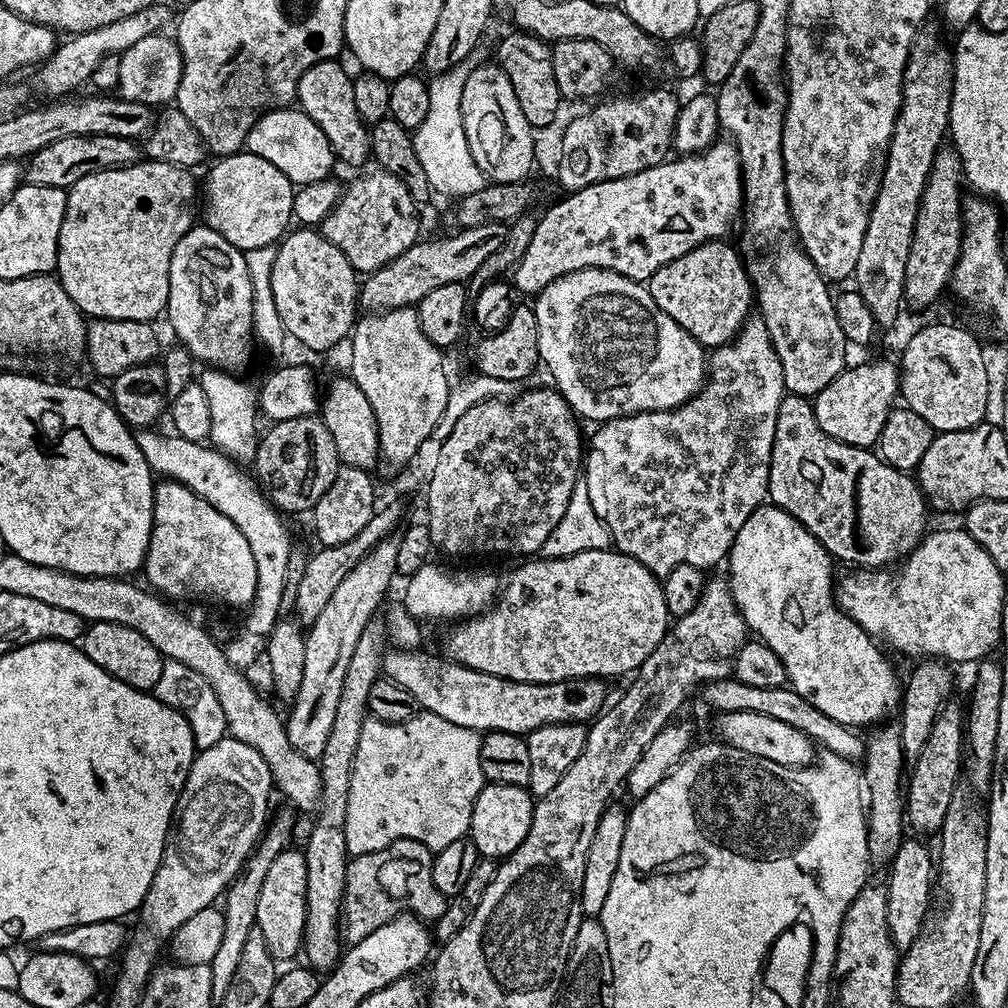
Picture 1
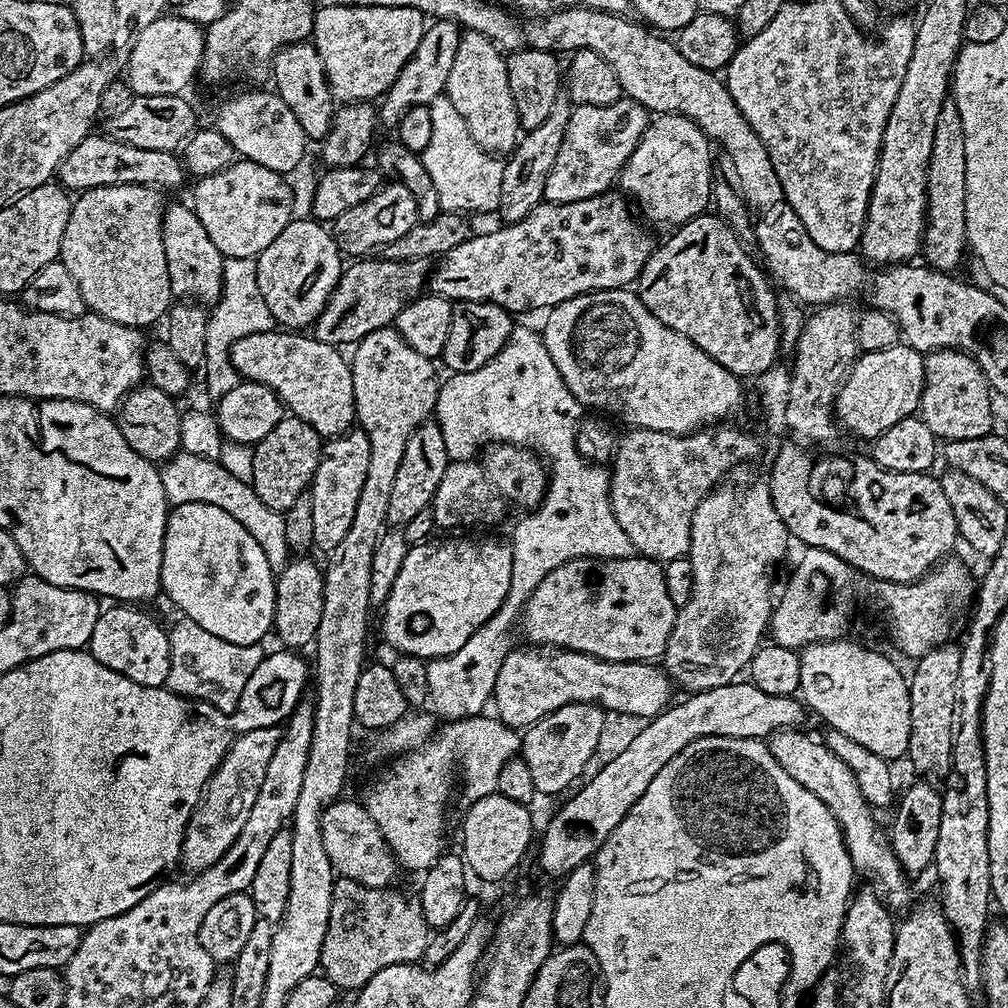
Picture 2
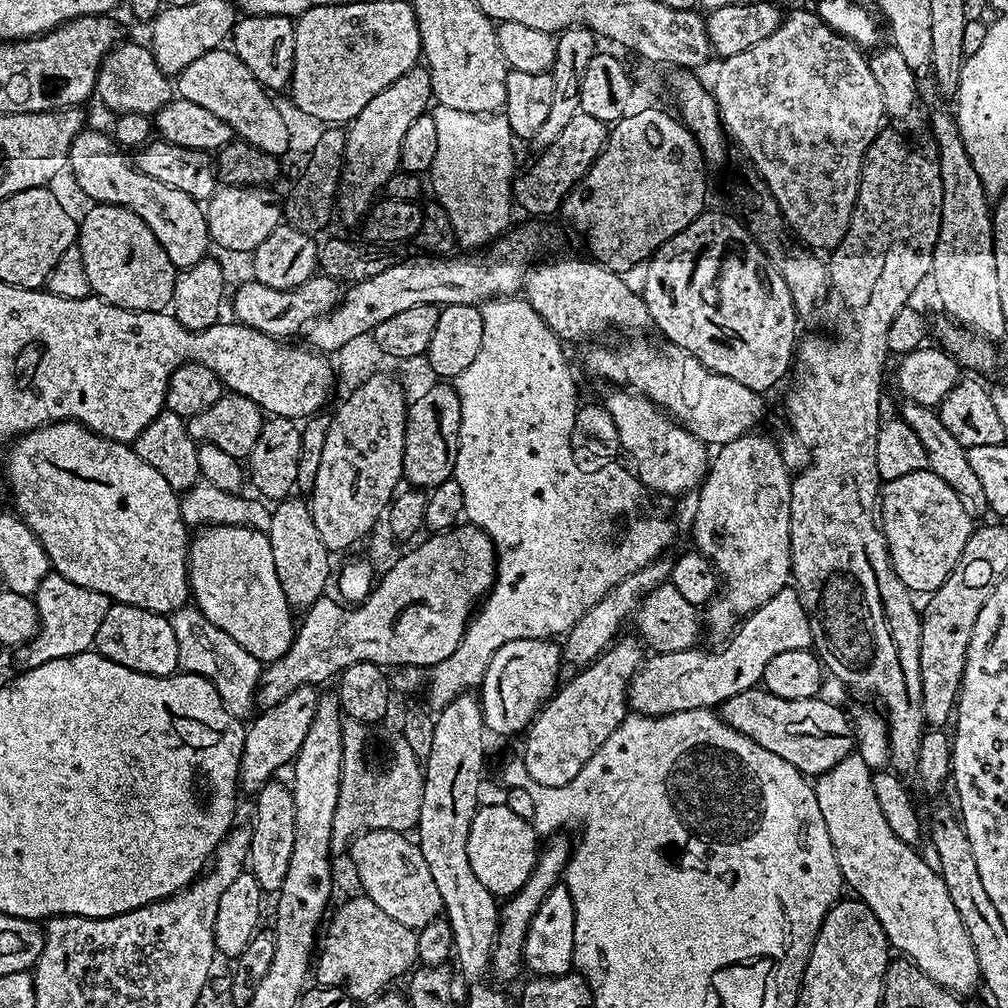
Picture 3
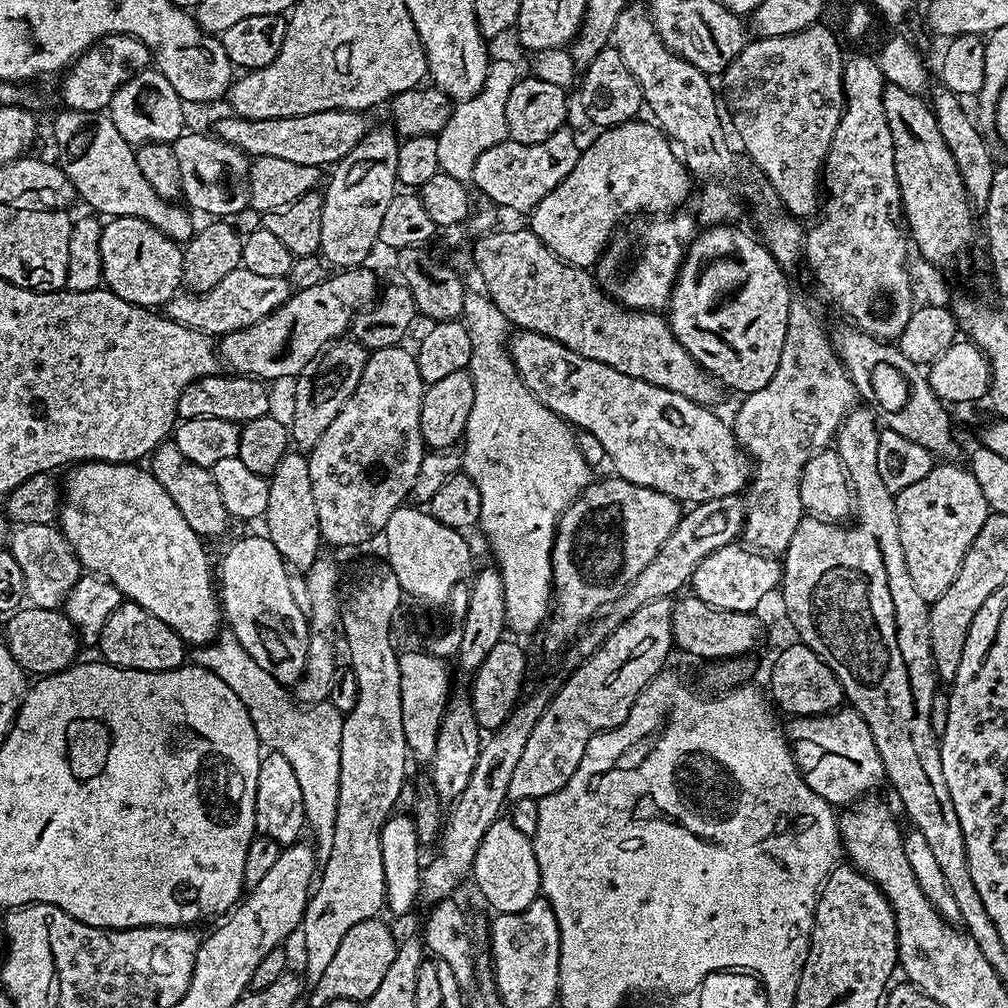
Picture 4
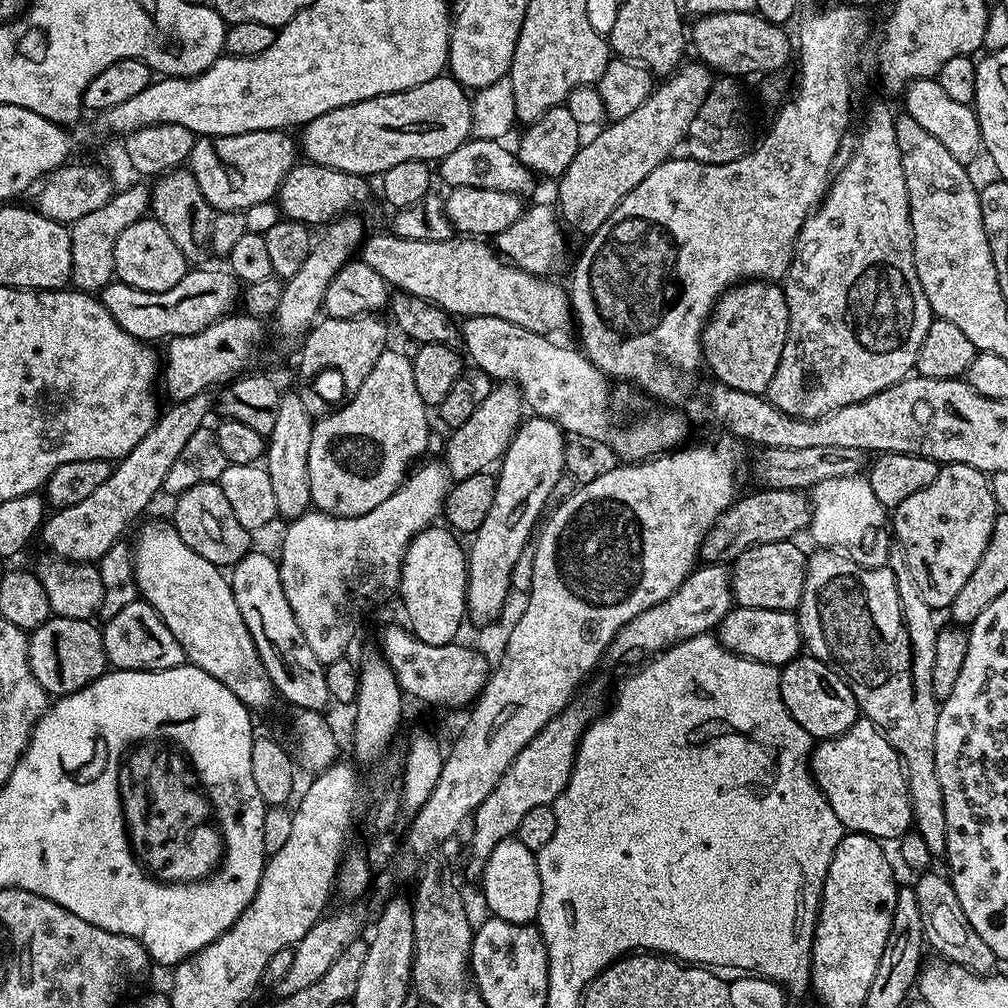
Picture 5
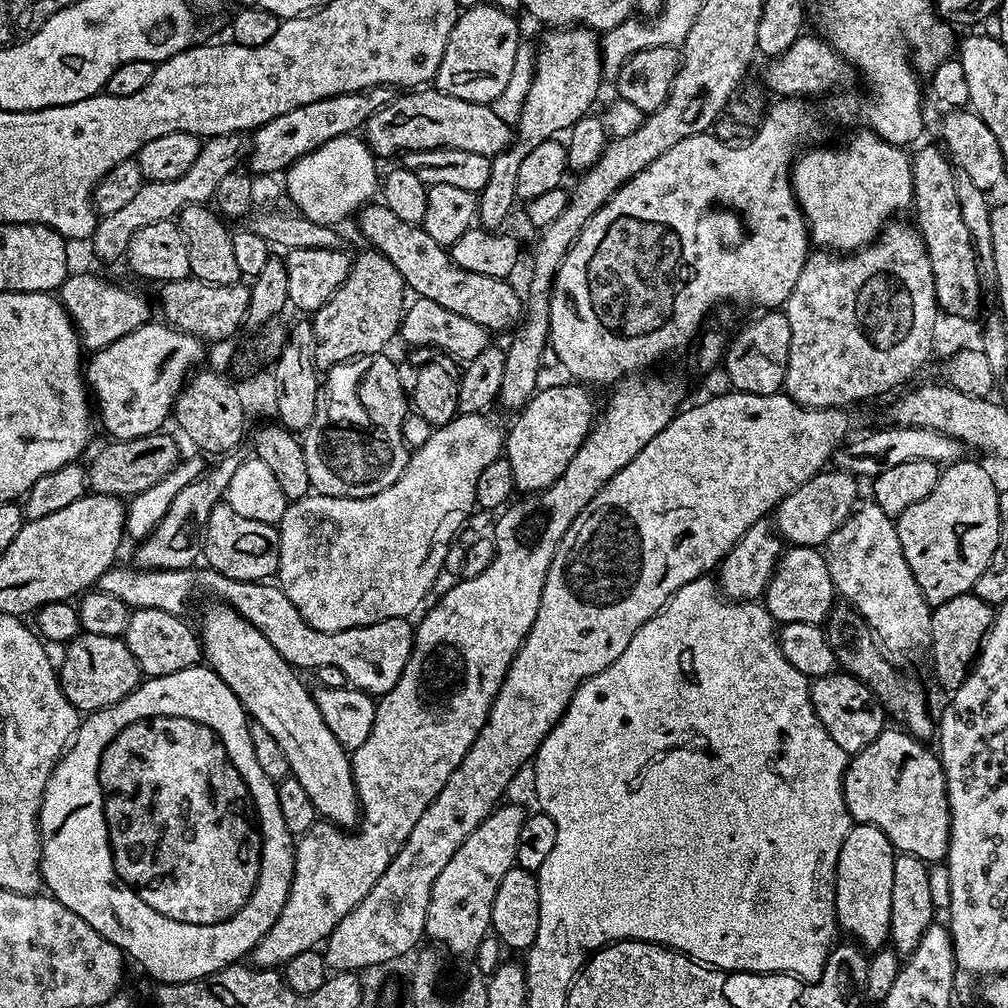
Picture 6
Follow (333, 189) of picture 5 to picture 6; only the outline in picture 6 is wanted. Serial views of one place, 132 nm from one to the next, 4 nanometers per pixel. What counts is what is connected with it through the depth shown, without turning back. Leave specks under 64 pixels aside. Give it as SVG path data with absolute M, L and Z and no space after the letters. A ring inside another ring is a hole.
M382 202L365 204L360 208L358 218L361 234L372 243L369 245L395 266L398 274L402 274L405 285L411 291L413 288L419 299L438 302L438 306L446 306L446 310L454 310L454 314L462 314L462 318L470 318L470 322L478 322L478 326L493 333L503 328L511 329L521 319L521 293L519 296L507 284L507 279L460 268L453 262L449 249L434 242L423 226L402 222L402 218L398 218L398 214Z

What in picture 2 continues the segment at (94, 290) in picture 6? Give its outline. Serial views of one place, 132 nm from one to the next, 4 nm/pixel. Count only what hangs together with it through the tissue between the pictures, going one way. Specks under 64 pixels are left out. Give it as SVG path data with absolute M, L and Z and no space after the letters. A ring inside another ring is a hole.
M360 258L345 267L338 286L330 294L322 314L310 332L317 340L337 346L355 346L366 334L389 327L411 300L425 291L430 280L430 264L426 260L381 260Z

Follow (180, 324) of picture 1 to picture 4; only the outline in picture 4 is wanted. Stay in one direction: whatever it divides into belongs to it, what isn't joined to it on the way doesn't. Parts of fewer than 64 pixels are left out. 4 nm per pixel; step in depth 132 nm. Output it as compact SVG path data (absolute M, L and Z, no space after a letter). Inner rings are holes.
M60 110L60 113L56 116L56 121L52 124L52 136L56 139L57 157L55 156L55 159L66 174L66 178L70 178L77 197L81 201L84 199L93 208L89 208L93 213L104 218L113 216L142 218L154 225L162 234L170 237L171 240L187 242L191 239L194 233L194 225L192 226L192 220L188 217L190 215L189 209L184 206L176 208L180 206L163 200L154 191L154 186L150 186L150 182L146 182L146 178L142 175L142 170L138 170L133 145L128 144L126 138L122 138L122 134L118 134L118 126L114 126L112 119L106 114Z

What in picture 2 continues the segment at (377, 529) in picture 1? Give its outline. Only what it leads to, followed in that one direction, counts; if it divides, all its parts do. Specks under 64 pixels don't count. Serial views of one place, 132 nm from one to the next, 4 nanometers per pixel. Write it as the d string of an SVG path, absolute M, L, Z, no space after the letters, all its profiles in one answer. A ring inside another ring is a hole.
M434 420L424 421L410 436L405 453L402 454L401 465L398 466L397 477L394 478L387 510L387 520L391 527L403 527L415 515L427 511L449 463L445 439L442 438L439 424Z

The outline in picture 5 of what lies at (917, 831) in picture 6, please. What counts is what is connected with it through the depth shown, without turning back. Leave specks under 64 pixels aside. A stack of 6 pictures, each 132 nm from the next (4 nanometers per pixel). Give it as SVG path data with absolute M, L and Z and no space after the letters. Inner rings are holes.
M856 720L841 736L819 741L810 753L810 767L820 792L848 832L861 832L881 842L896 842L913 827L904 761L869 720Z

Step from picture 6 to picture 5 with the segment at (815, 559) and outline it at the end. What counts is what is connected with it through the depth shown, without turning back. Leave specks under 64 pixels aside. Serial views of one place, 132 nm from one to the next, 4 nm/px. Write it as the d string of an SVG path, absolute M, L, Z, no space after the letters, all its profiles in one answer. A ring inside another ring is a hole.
M795 539L753 544L745 547L744 552L736 560L736 565L731 565L732 599L741 608L757 608L758 610L782 610L791 612L800 607L802 586L804 585L804 566L806 552L796 545Z

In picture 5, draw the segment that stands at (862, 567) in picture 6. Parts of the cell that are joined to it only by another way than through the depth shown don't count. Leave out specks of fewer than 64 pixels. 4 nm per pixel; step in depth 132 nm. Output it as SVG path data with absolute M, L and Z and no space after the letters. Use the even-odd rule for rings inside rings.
M856 475L826 478L811 488L812 521L807 531L812 532L817 549L843 552L854 563L876 570L888 563L890 516L882 502L878 502L874 490L870 490L867 475Z

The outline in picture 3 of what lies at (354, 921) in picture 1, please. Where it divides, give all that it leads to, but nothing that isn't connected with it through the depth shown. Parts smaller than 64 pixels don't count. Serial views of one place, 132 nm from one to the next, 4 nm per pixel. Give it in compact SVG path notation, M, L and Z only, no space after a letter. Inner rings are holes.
M357 894L334 912L331 913L332 921L331 916L327 921L314 960L314 980L317 985L343 986L353 1001L363 1002L379 996L391 985L388 984L391 980L398 979L400 975L403 977L417 963L416 932L402 926L402 922L394 922L394 918L374 906L368 896Z

